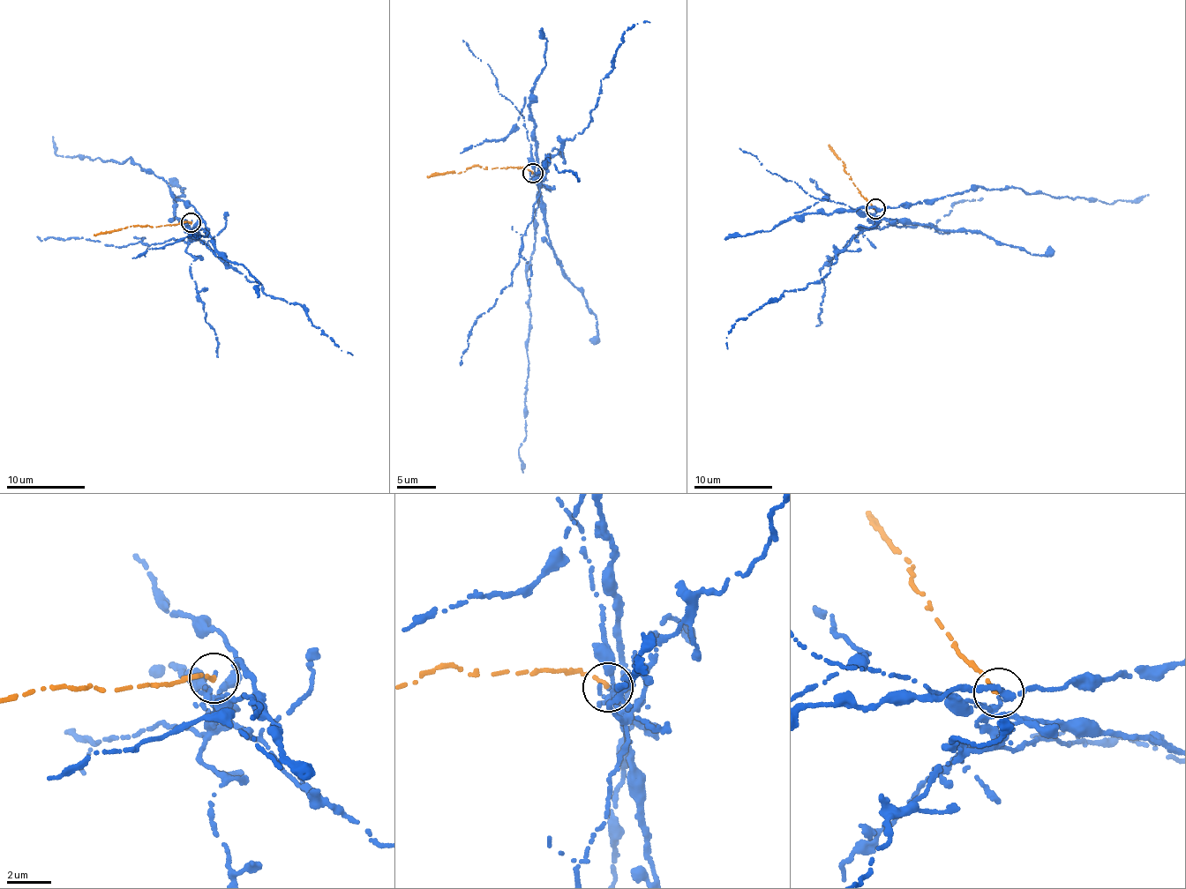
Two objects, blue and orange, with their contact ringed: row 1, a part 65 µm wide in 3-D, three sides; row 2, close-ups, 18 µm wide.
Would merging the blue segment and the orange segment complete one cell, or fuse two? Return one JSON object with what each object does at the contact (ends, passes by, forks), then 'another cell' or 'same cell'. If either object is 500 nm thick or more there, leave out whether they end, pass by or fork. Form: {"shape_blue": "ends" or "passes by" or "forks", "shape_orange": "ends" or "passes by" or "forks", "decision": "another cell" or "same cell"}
{"shape_blue": "passes by", "shape_orange": "ends", "decision": "another cell"}

